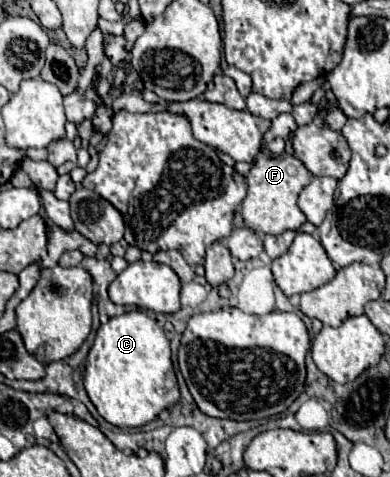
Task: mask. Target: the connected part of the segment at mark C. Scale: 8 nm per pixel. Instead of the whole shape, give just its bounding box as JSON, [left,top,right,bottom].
[84,310,180,428]

